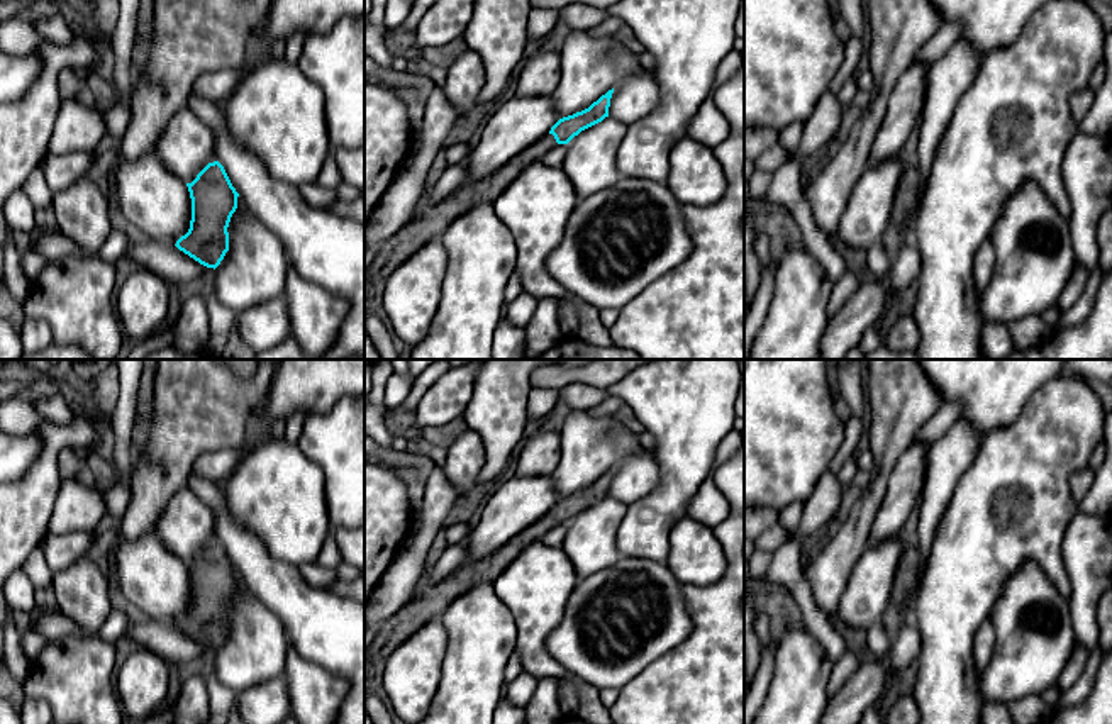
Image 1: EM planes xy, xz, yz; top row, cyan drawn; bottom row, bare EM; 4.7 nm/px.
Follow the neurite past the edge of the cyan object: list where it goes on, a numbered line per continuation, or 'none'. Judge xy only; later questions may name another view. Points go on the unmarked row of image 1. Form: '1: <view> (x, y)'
none

